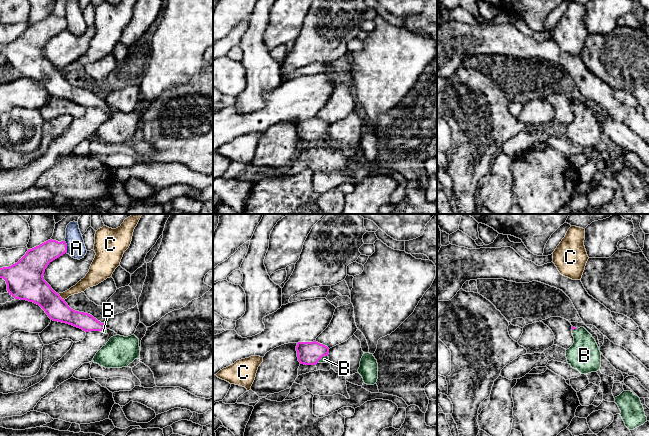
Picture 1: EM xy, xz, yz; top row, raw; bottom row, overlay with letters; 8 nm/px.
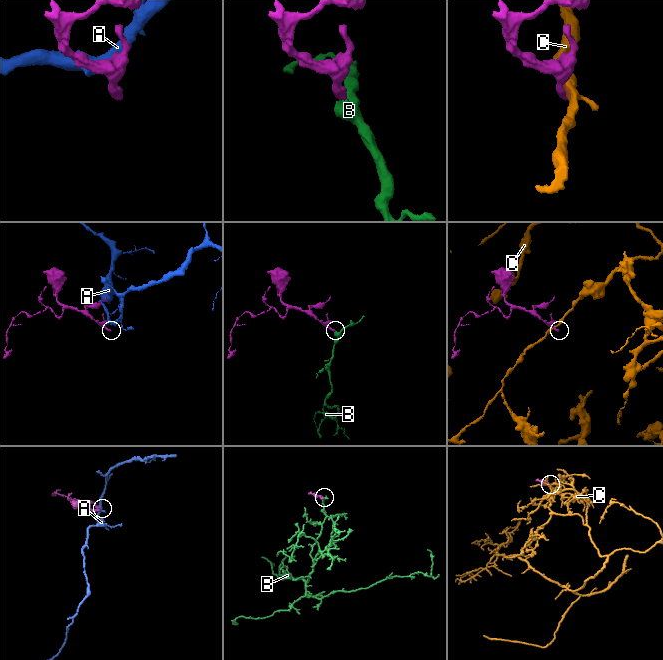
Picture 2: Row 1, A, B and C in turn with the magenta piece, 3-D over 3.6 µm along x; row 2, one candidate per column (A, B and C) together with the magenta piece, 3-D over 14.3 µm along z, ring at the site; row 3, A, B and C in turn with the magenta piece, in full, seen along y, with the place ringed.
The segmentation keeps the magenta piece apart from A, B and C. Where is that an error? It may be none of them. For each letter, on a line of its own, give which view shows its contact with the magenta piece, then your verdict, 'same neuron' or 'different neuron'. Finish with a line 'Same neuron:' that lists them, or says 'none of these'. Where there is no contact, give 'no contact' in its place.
A: meets magenta in xy; different neuron
B: meets magenta in xz; same neuron
C: meets magenta in xy; different neuron
Same neuron: B

